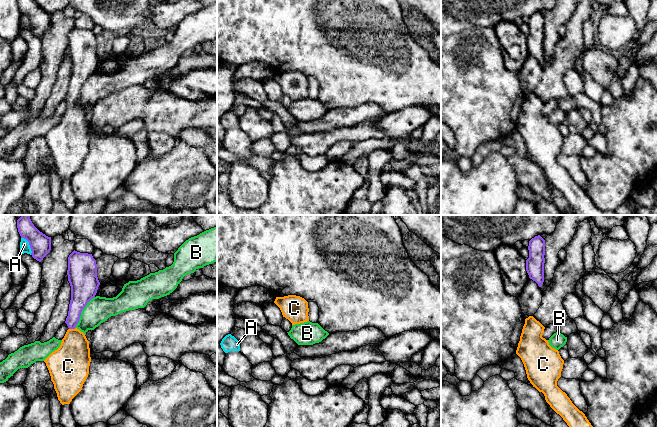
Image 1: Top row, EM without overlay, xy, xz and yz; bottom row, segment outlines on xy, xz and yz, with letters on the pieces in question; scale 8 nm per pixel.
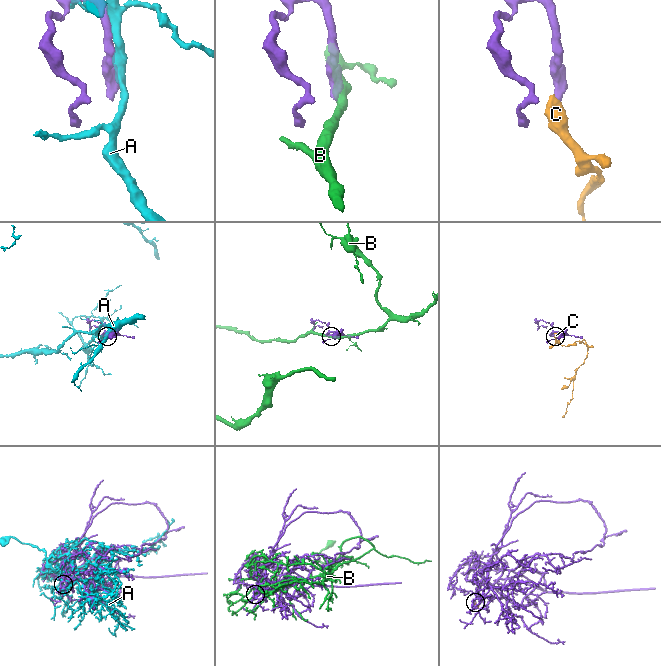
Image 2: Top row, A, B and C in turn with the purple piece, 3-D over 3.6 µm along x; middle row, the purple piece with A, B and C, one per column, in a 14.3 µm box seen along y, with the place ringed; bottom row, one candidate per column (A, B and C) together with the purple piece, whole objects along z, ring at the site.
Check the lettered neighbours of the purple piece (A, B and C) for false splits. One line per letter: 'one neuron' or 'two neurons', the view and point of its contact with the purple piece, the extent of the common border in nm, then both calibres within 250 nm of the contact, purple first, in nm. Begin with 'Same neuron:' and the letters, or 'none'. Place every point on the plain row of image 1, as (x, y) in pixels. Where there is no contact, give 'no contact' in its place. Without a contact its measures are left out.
Same neuron: C
A: two neurons; meets purple in xy at (29, 20); contact 170 nm long; 170 nm thick on the purple side, 80 nm on the other
B: two neurons; meets purple in xy at (81, 87); contact 300 nm long; 220 nm thick on the purple side, 200 nm on the other
C: one neuron; meets purple in xy at (72, 104); contact 60 nm long; 140 nm thick on the purple side, 300 nm on the other

